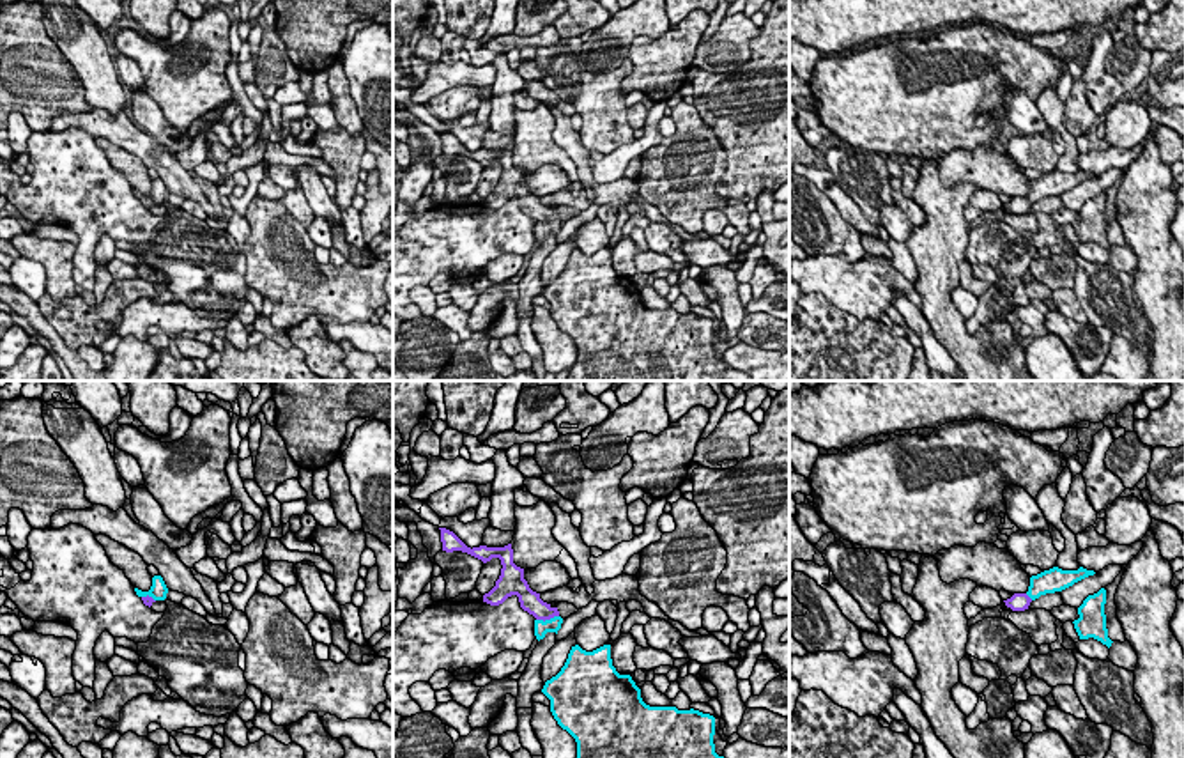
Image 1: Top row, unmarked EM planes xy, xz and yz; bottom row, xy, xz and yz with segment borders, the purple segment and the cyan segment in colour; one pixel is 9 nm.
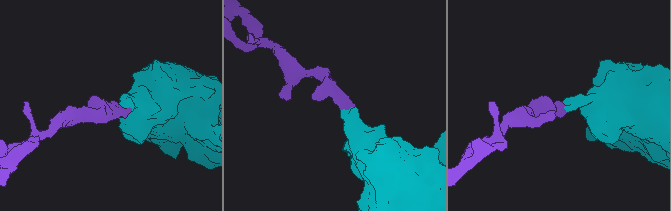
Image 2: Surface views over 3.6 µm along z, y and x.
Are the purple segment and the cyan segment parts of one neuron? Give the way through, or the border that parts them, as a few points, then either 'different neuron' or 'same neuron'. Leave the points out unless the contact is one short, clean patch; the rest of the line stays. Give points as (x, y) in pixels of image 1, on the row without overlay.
runs through xz (530, 204), (547, 222), (542, 231); same neuron

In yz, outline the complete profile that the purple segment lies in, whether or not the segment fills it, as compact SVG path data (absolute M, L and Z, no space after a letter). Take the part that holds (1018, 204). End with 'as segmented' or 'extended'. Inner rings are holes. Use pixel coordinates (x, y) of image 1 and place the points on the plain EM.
M1053 170L1037 179L1032 179L1026 197L1014 197L1011 202L1003 205L1012 214L1025 214L1028 213L1030 205L1039 202L1041 198L1062 195L1094 177L1094 174L1087 174L1083 170L1080 170L1078 174L1062 174L1058 170Z; extended

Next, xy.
M154 179L152 181L152 190L150 190L149 195L142 195L138 191L135 191L135 195L143 204L143 207L150 211L156 204L165 204L166 202L168 191L166 191L161 179Z; extended

